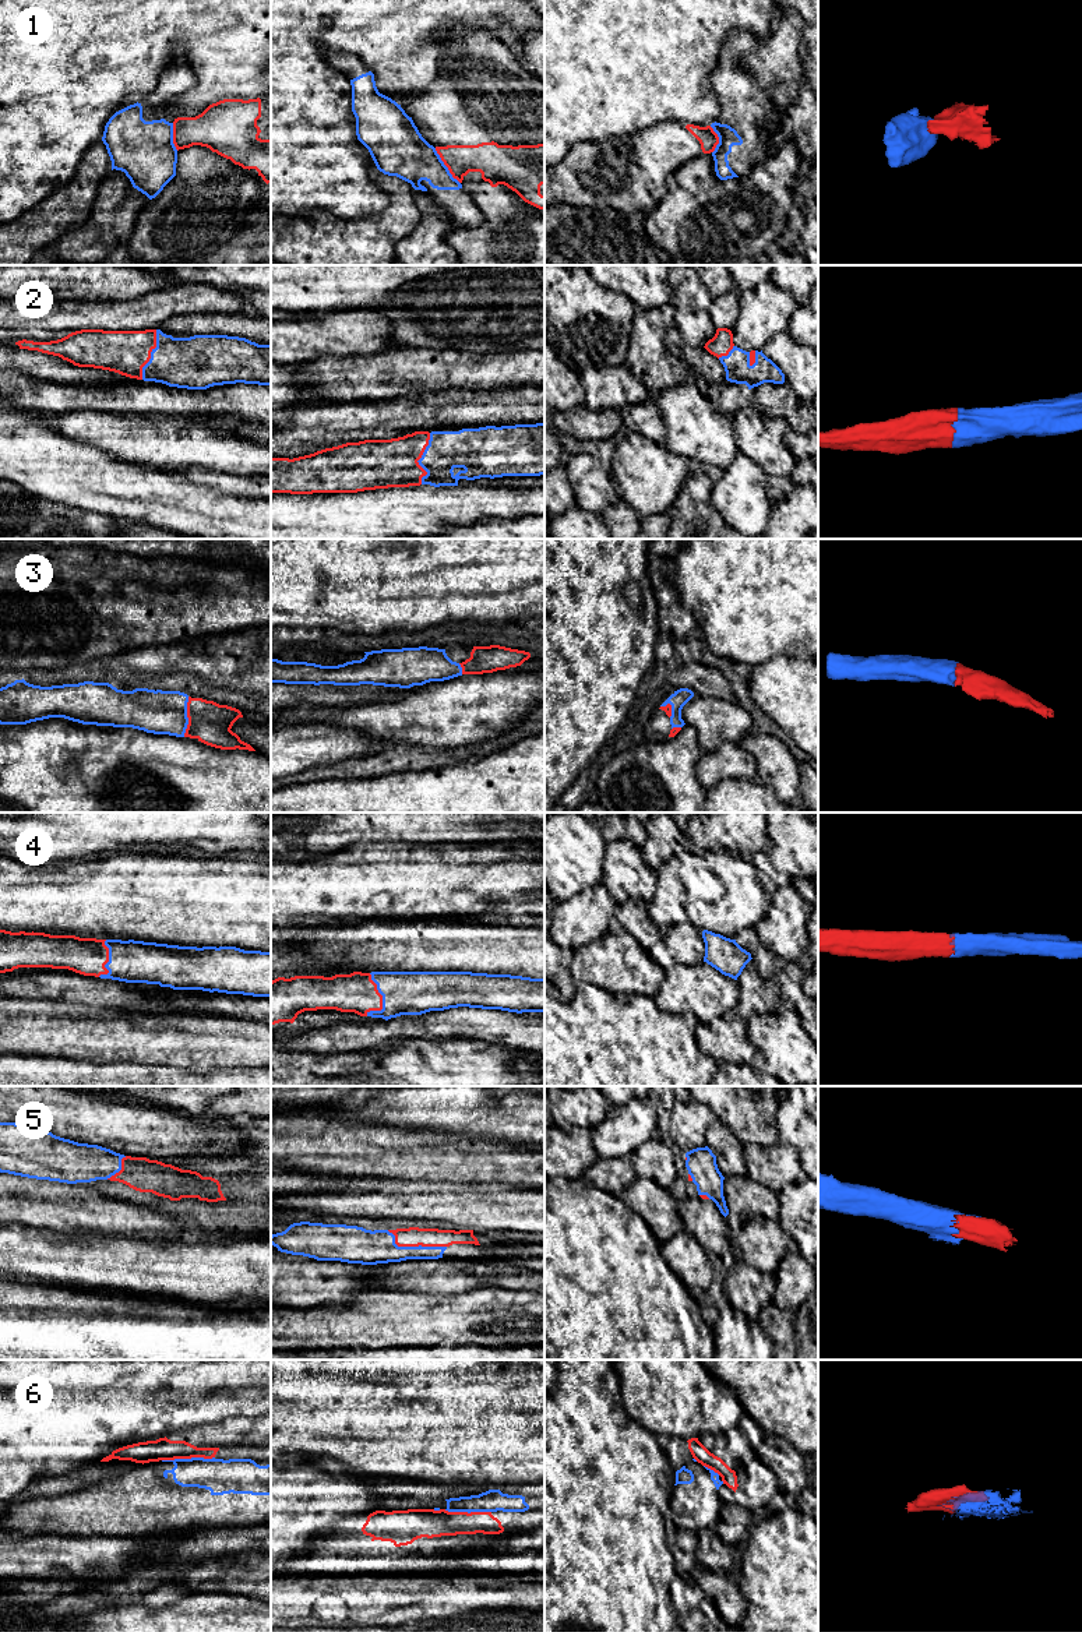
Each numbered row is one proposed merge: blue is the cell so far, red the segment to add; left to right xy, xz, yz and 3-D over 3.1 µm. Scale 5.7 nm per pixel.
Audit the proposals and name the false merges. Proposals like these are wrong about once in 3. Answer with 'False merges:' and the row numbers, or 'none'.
False merges: 1, 6

